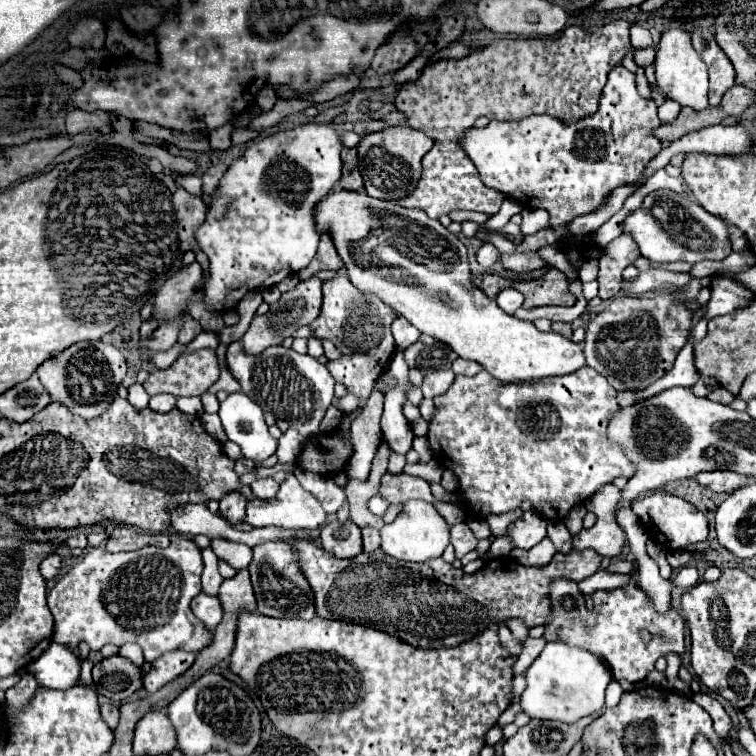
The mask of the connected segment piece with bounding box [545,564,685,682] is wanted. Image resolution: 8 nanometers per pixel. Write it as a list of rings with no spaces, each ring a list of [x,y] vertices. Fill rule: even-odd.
[[[637,564],[629,576],[629,582],[611,590],[597,590],[591,594],[593,604],[589,606],[587,598],[577,590],[577,584],[571,580],[555,580],[551,586],[553,602],[553,622],[547,624],[545,638],[549,642],[561,640],[571,646],[587,648],[589,652],[603,658],[617,680],[641,682],[653,668],[657,658],[675,652],[683,656],[685,652],[685,620],[677,608],[671,608],[669,614],[657,614],[649,606],[647,594],[637,586]],[[563,598],[573,598],[573,608],[563,606]],[[641,630],[651,634],[651,640],[641,638]]]

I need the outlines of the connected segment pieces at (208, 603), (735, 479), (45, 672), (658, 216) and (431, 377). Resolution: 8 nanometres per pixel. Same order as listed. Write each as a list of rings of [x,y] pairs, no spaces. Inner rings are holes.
[[[205,592],[197,594],[191,602],[191,610],[193,614],[209,628],[215,630],[215,626],[221,622],[223,618],[223,610],[221,610],[221,602],[217,596],[209,596]]]
[[[729,470],[703,472],[703,474],[697,474],[695,480],[697,480],[697,484],[701,484],[705,488],[711,488],[713,492],[727,492],[727,494],[731,494],[733,490],[737,490],[741,486],[751,484],[751,478],[735,474],[735,472],[729,472]]]
[[[51,642],[49,650],[45,650],[41,658],[31,662],[27,670],[37,678],[41,686],[65,690],[77,684],[81,672],[81,660],[67,646]]]
[[[675,192],[667,194],[649,194],[653,200],[653,208],[647,208],[647,204],[639,210],[635,210],[627,220],[625,220],[625,232],[629,232],[639,250],[641,256],[647,258],[649,262],[659,262],[659,264],[669,264],[669,262],[701,262],[701,260],[723,260],[731,252],[731,240],[729,240],[729,230],[727,224],[705,212],[703,206],[693,202],[689,196],[681,196]]]
[[[437,370],[437,372],[431,372],[423,378],[423,384],[421,384],[421,390],[423,390],[423,396],[425,398],[435,398],[439,394],[445,394],[445,390],[449,390],[449,386],[453,384],[453,370]]]

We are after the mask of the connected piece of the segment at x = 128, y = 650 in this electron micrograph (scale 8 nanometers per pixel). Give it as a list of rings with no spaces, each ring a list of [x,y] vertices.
[[[125,644],[119,654],[125,656],[127,660],[131,660],[135,666],[141,666],[141,664],[145,662],[145,660],[143,660],[143,650],[141,650],[141,646],[137,646],[137,644]]]

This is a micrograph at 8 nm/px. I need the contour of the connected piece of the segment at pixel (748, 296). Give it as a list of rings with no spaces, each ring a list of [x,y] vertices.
[[[715,274],[715,289],[711,289],[711,298],[707,304],[707,310],[703,314],[703,318],[697,322],[695,328],[695,336],[691,340],[691,344],[695,344],[697,340],[701,340],[705,336],[705,326],[711,318],[721,316],[721,314],[729,314],[731,310],[737,310],[739,306],[747,306],[749,302],[753,302],[753,292],[745,290],[738,282],[721,274]]]

